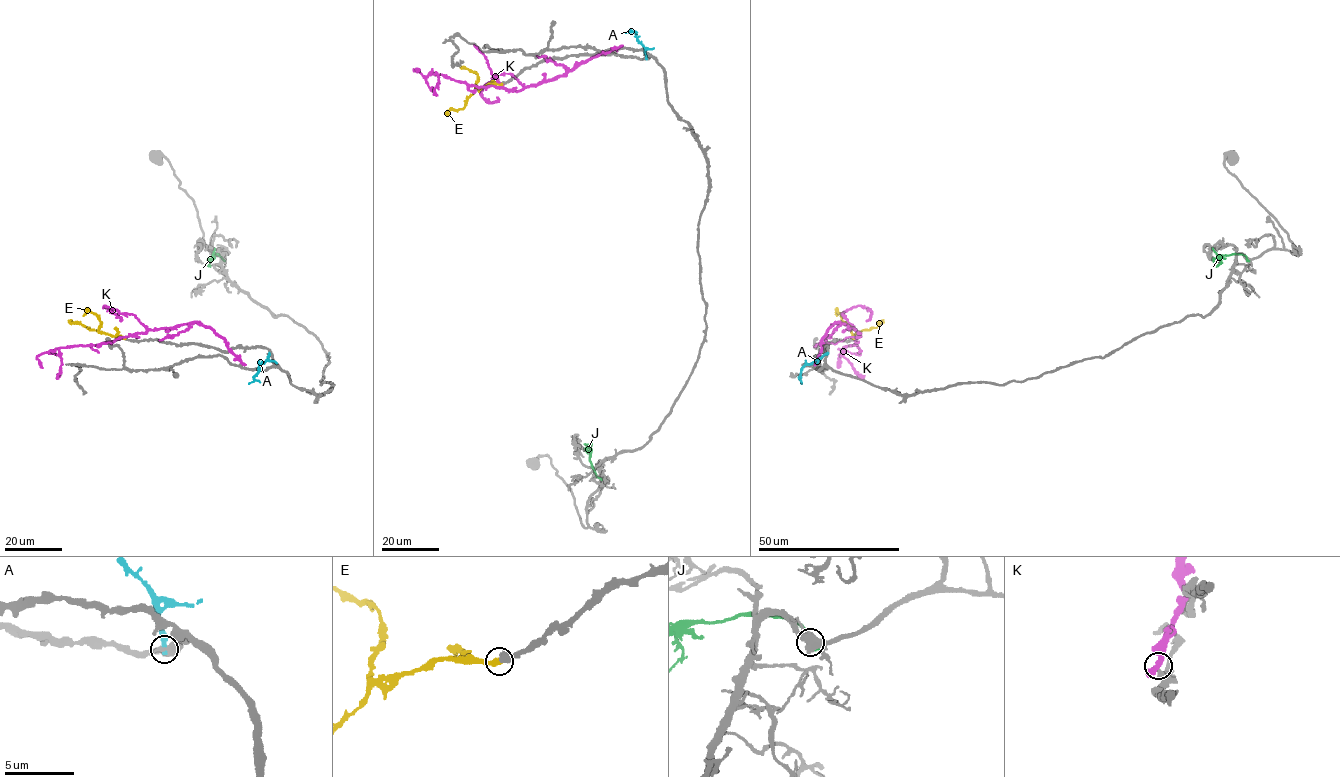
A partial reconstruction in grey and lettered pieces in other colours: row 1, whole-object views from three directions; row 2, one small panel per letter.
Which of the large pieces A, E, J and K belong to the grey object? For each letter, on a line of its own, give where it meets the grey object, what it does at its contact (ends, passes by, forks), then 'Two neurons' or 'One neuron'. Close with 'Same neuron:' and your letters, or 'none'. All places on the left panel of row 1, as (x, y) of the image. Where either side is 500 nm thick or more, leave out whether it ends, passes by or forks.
A: Touches grey at (269, 353). It ends there. Two neurons
E: Touches grey at (125, 339). It ends there. One neuron
J: Touches grey at (223, 259). It ends there. Two neurons
K: Touches grey at (241, 363). It passes by. Two neurons
Same neuron: E

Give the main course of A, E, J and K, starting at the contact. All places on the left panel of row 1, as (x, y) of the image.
A: (269, 353), (248, 384)
E: (124, 338), (73, 323), (71, 319)
J: (223, 259), (218, 254), (207, 259)
K: (241, 362), (227, 343), (210, 328), (190, 322), (96, 345), (50, 350), (37, 356), (43, 367)

